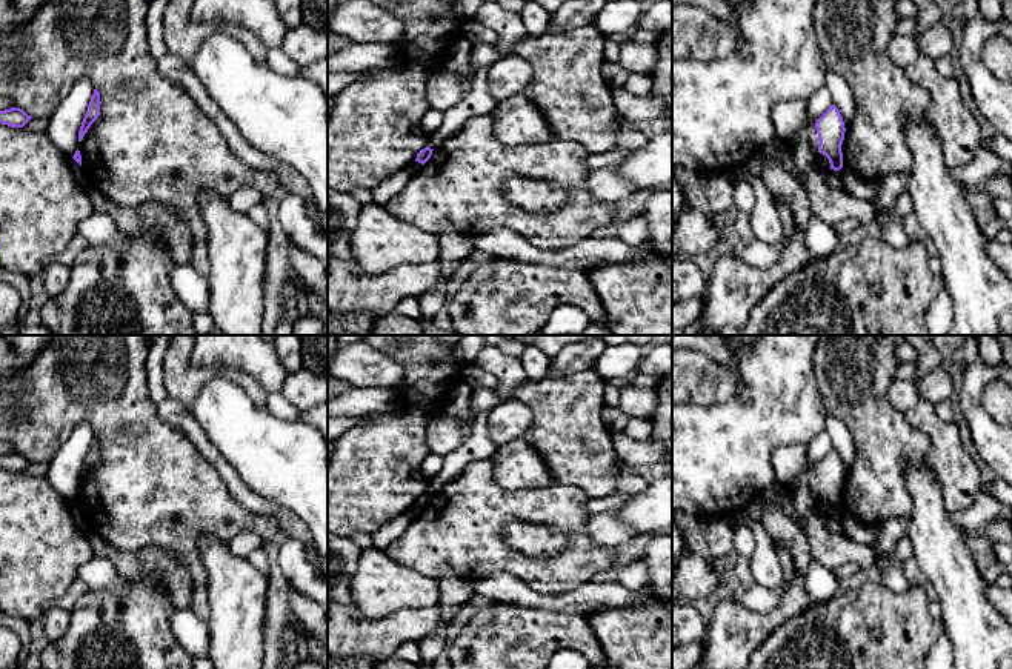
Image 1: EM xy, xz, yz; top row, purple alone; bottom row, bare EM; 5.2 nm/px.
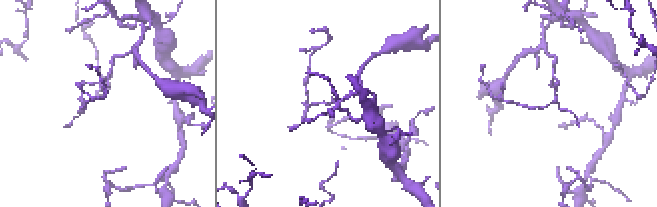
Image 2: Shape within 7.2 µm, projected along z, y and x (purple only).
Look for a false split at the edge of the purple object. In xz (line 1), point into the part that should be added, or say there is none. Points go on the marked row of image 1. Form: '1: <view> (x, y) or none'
1: none

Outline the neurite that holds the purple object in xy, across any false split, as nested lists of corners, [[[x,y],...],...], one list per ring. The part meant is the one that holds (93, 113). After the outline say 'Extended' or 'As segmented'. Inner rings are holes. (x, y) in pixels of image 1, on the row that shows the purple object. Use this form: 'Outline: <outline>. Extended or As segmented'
Outline: [[[94,89],[94,94],[91,97],[88,111],[83,117],[80,131],[78,131],[78,141],[83,140],[85,134],[88,132],[88,129],[91,128],[91,125],[97,120],[97,117],[100,115],[100,92],[97,89]]]. As segmented

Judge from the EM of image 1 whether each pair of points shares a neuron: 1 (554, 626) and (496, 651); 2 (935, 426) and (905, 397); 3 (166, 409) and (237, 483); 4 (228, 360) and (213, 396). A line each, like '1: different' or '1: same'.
1: same
2: different
3: same
4: different

